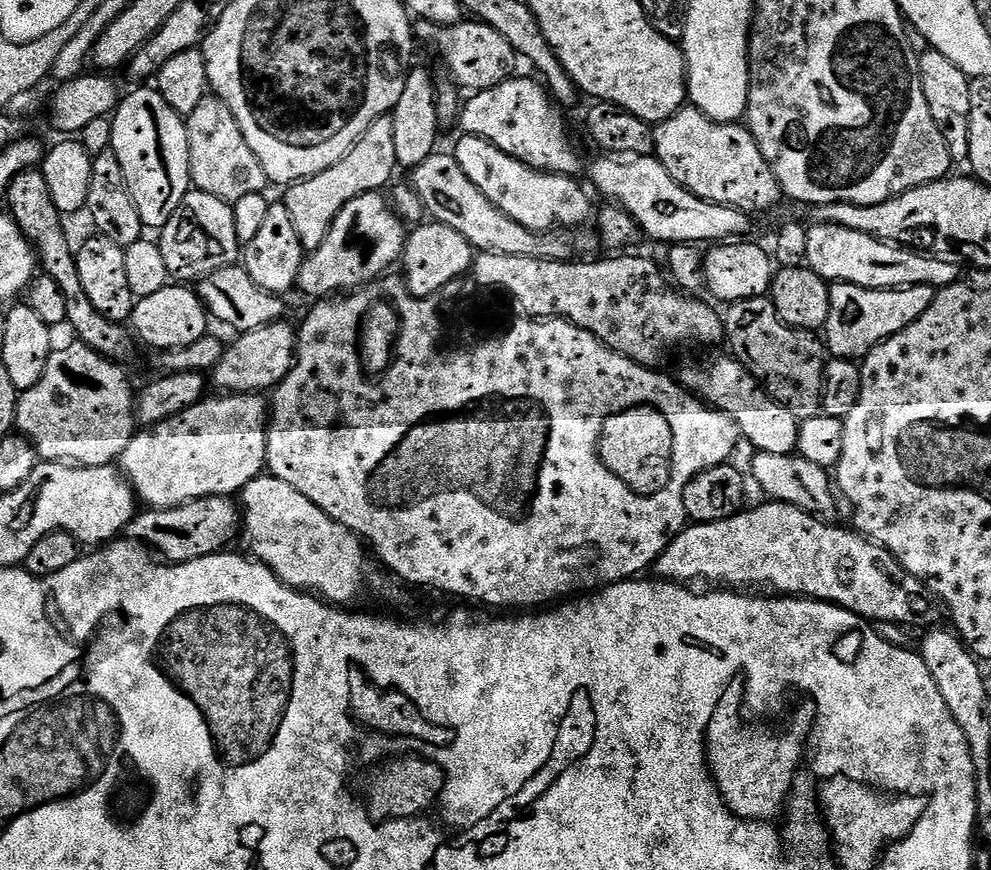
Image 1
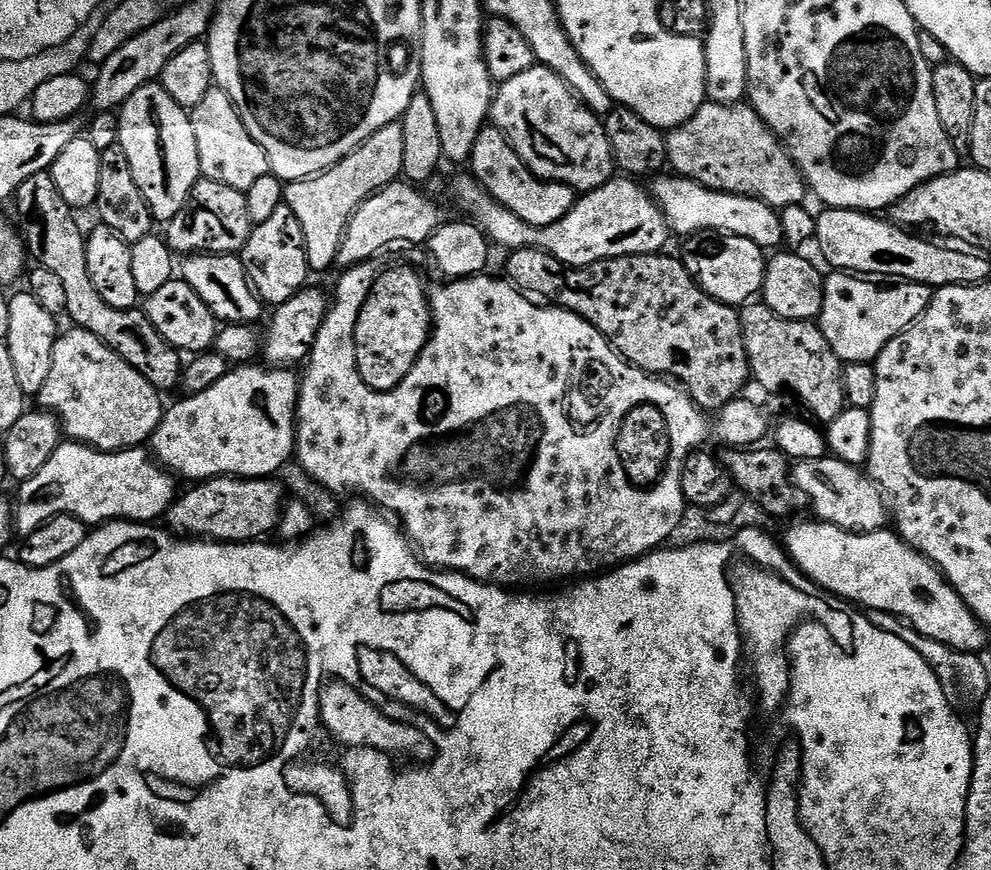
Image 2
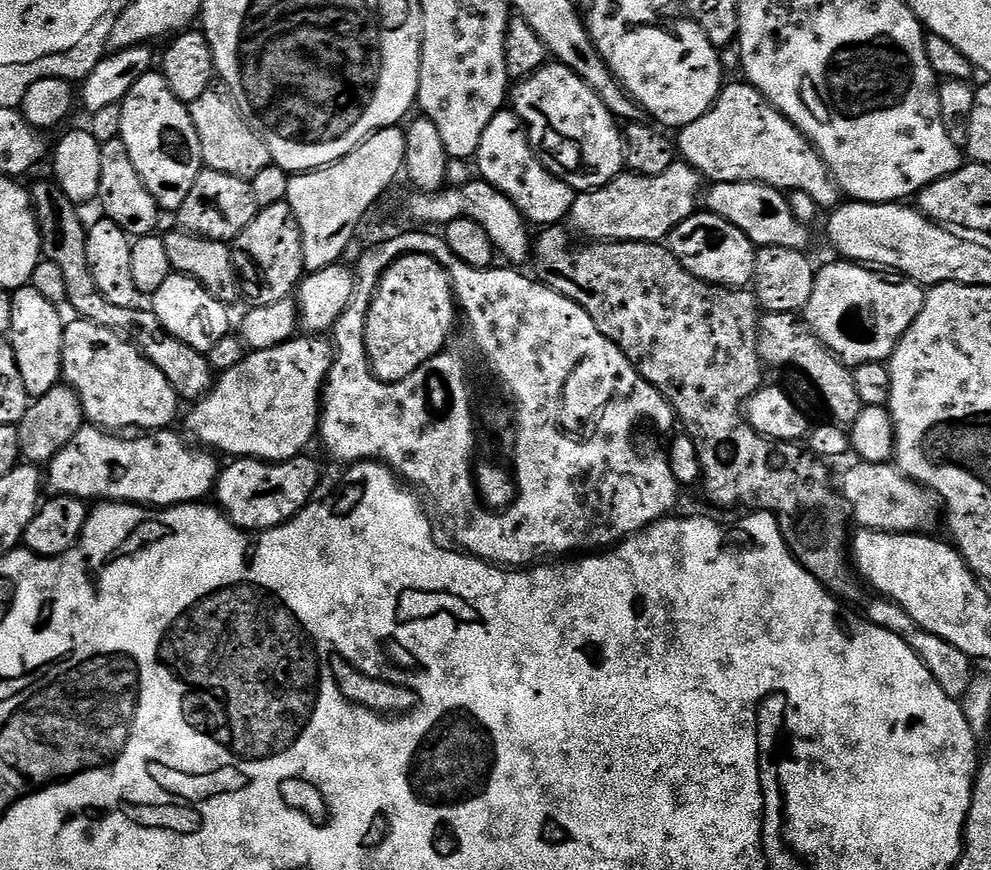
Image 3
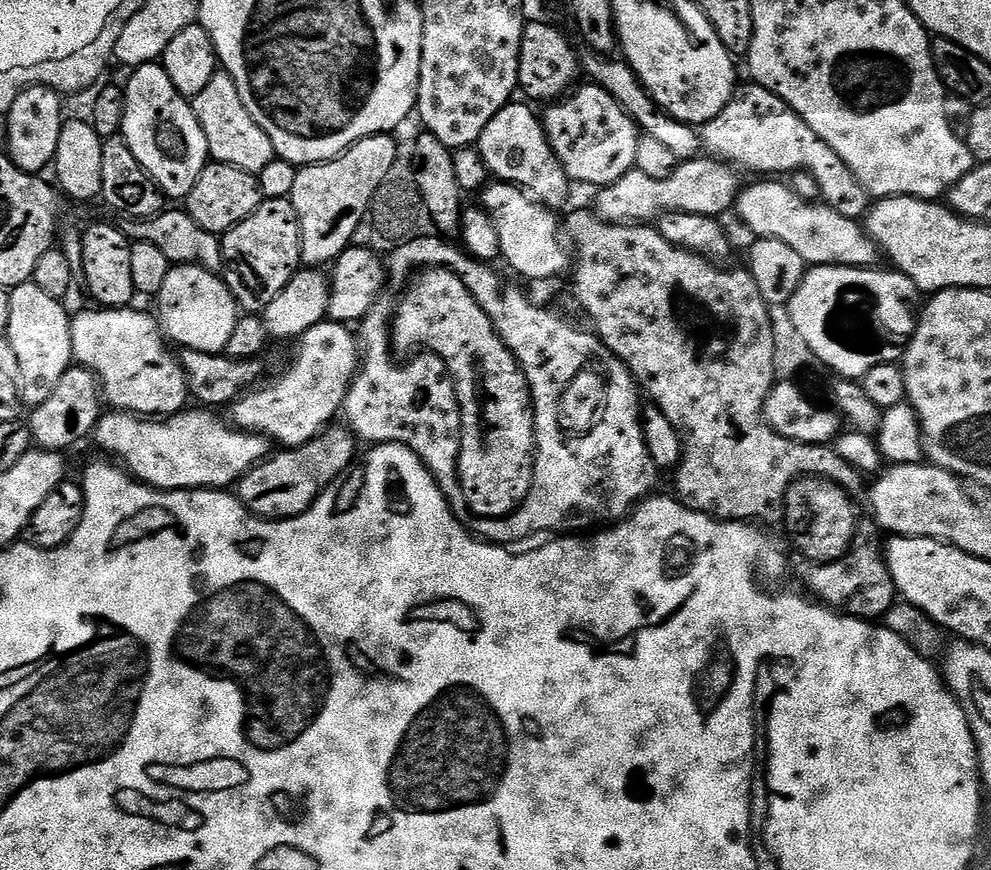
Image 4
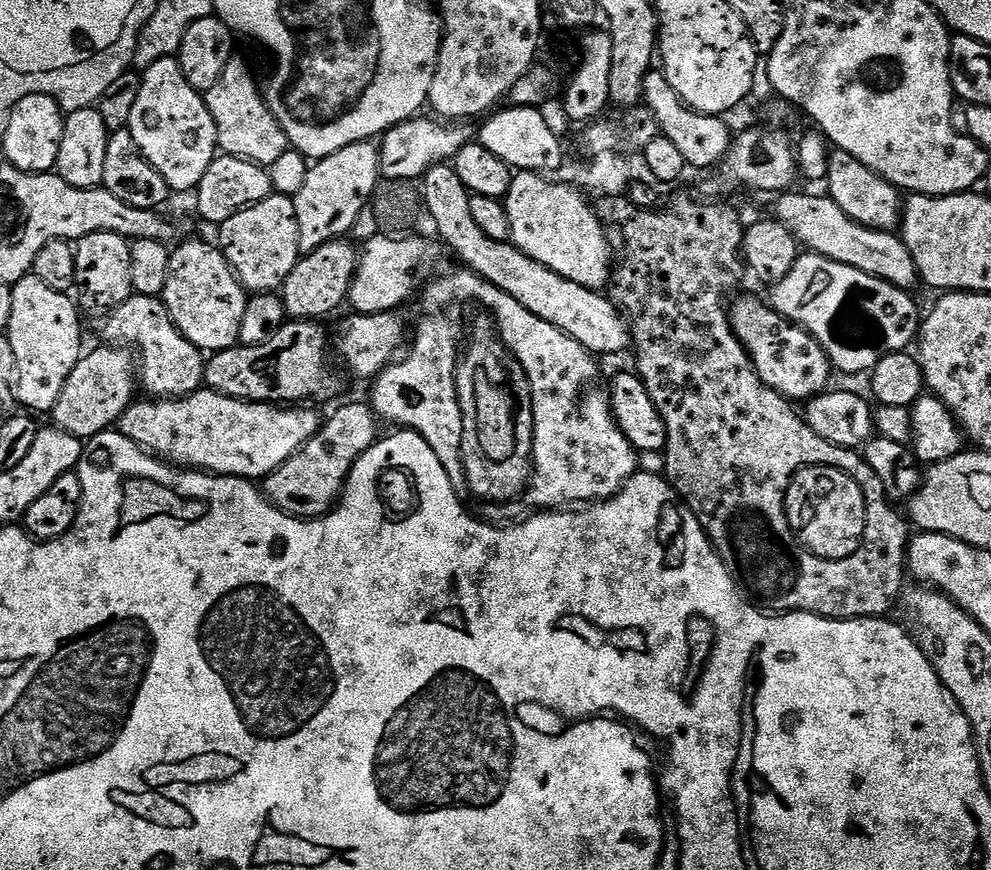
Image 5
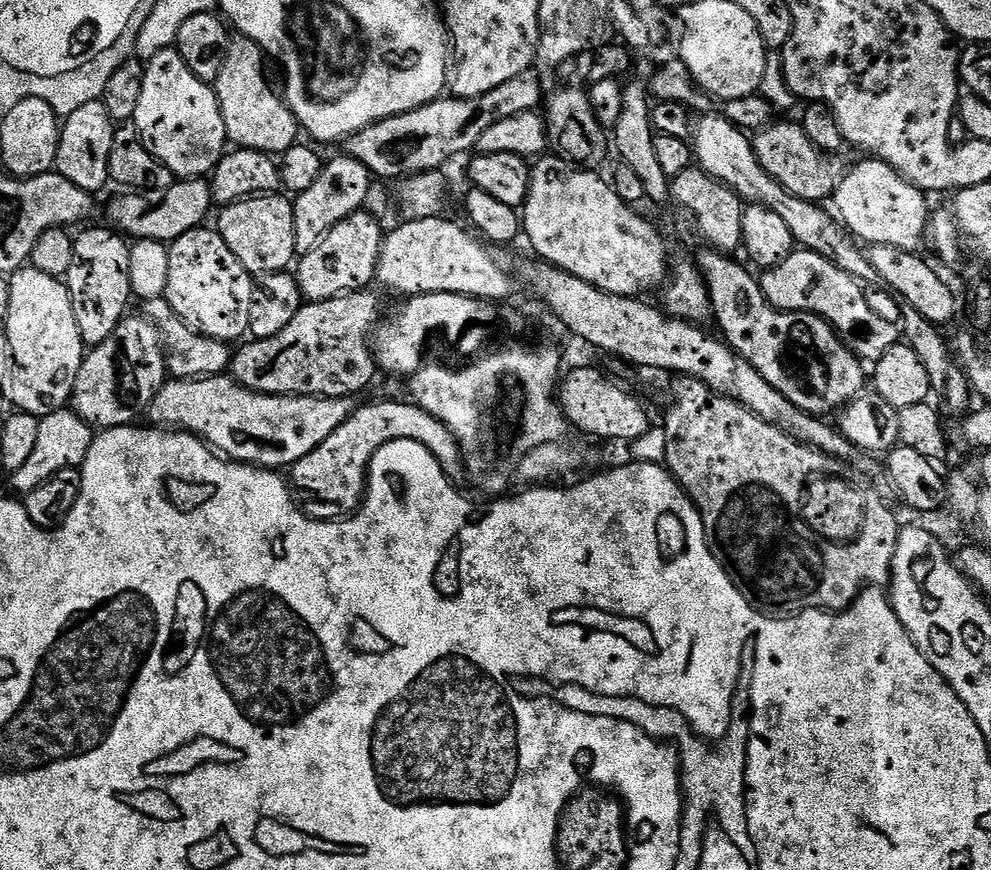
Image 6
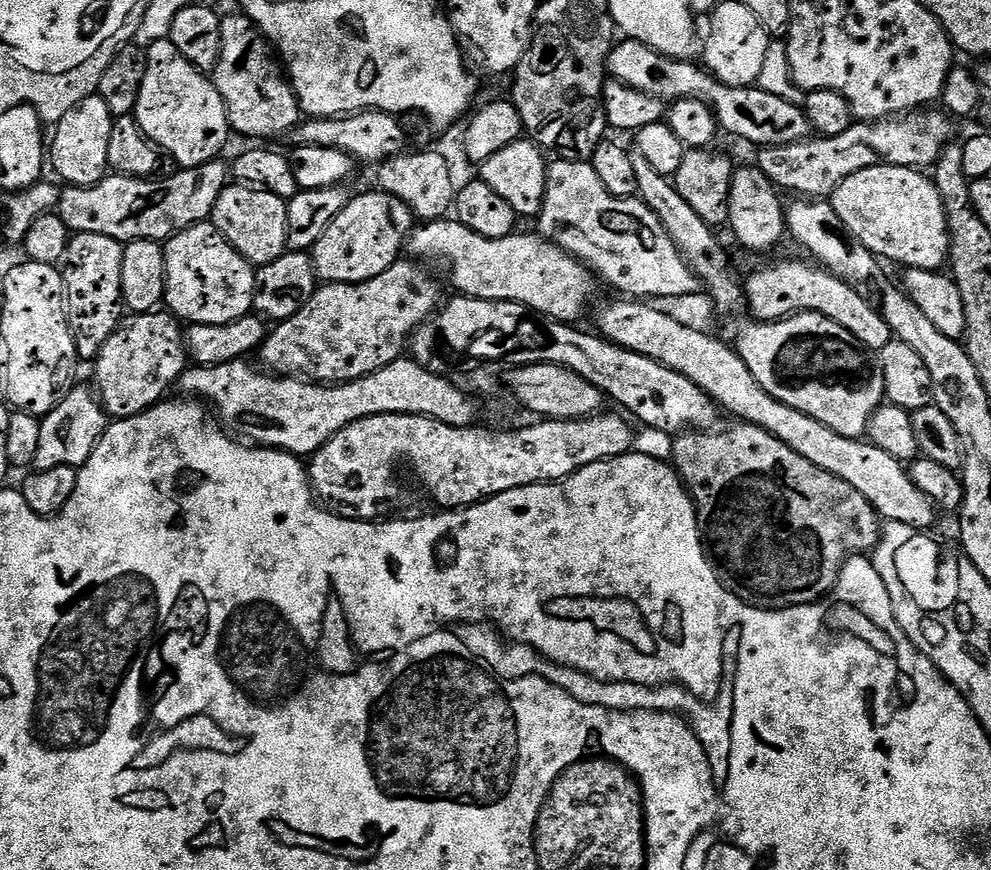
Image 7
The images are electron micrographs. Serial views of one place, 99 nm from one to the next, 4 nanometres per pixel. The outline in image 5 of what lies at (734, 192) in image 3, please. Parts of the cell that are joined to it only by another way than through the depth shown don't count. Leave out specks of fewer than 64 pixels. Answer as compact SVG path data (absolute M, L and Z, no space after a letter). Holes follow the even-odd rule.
M789 190L777 195L775 219L784 225L790 234L795 236L797 245L804 244L809 253L824 256L827 260L842 262L846 266L854 266L854 270L862 270L862 274L870 274L879 280L890 282L905 290L915 289L918 284L918 273L914 266L914 258L895 231L877 232L867 228L854 218L850 218L827 194L821 196L803 196L797 190Z

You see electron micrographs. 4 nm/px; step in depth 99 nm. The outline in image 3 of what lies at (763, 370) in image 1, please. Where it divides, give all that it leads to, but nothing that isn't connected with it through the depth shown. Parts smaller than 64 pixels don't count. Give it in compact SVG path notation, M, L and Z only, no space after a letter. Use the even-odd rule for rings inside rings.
M769 312L760 317L760 359L769 369L797 368L820 391L826 407L832 411L831 419L841 426L851 426L862 407L858 390L854 390L852 373L813 334L812 329L795 312Z

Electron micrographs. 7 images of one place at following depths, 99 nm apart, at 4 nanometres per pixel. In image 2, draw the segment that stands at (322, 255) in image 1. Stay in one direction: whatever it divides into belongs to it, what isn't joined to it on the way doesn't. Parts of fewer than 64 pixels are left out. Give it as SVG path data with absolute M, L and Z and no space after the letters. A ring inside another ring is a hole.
M393 182L385 188L367 196L352 212L348 224L344 227L344 236L336 251L335 263L341 266L361 264L376 258L383 248L391 244L400 244L405 240L408 244L423 245L425 240L441 224L445 223L444 212L428 196L420 193L419 187L408 182Z

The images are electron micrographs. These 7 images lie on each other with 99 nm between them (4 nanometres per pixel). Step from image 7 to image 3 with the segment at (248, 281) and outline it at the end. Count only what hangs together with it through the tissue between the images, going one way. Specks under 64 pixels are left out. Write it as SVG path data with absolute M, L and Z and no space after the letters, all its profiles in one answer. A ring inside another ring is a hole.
M173 274L158 286L158 290L151 293L150 311L162 322L162 326L174 338L186 342L186 346L194 346L194 350L207 354L211 348L218 346L224 336L229 335L228 312L229 305L218 302L210 290L206 290L194 278Z

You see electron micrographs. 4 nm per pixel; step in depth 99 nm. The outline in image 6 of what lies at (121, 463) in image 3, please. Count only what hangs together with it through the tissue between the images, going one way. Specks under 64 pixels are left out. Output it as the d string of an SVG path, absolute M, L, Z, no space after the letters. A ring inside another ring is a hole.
M231 375L201 376L198 380L165 379L164 385L154 394L152 405L146 416L153 425L168 430L191 432L199 436L209 448L221 457L237 464L252 464L255 468L284 470L306 458L310 450L322 446L346 418L354 411L353 401L348 398L326 398L325 396L271 396L265 392L251 392Z

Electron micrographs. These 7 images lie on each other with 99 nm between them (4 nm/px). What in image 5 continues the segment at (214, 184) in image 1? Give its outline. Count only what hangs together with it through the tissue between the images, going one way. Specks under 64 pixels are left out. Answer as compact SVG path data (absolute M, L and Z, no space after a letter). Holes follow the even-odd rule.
M229 59L218 80L206 93L206 101L216 127L216 146L223 155L271 166L282 158L284 152L289 151L286 134L268 109L258 80L252 77L251 70L242 61Z

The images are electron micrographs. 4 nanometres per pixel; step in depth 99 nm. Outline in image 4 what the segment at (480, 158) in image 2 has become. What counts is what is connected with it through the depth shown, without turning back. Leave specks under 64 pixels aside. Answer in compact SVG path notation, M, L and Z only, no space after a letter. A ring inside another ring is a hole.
M508 103L498 110L498 114L494 114L494 118L490 118L486 130L482 130L480 135L478 151L489 173L497 181L523 188L529 197L535 198L546 208L563 209L570 185L569 176L551 148L541 117L535 116L527 108L527 103L516 103Z

